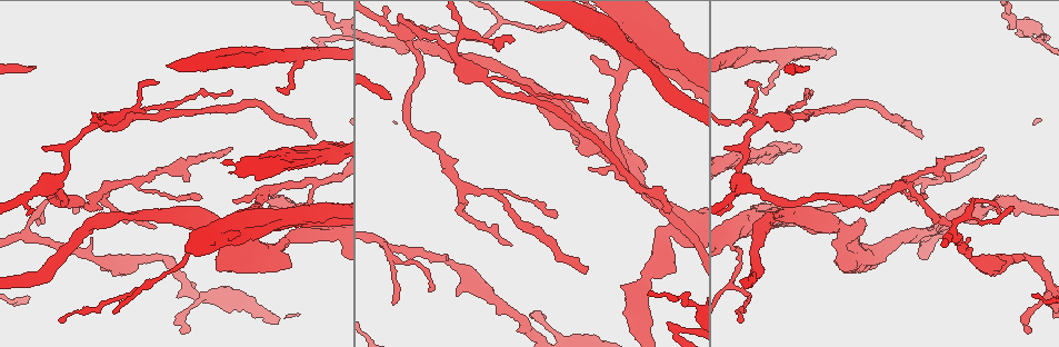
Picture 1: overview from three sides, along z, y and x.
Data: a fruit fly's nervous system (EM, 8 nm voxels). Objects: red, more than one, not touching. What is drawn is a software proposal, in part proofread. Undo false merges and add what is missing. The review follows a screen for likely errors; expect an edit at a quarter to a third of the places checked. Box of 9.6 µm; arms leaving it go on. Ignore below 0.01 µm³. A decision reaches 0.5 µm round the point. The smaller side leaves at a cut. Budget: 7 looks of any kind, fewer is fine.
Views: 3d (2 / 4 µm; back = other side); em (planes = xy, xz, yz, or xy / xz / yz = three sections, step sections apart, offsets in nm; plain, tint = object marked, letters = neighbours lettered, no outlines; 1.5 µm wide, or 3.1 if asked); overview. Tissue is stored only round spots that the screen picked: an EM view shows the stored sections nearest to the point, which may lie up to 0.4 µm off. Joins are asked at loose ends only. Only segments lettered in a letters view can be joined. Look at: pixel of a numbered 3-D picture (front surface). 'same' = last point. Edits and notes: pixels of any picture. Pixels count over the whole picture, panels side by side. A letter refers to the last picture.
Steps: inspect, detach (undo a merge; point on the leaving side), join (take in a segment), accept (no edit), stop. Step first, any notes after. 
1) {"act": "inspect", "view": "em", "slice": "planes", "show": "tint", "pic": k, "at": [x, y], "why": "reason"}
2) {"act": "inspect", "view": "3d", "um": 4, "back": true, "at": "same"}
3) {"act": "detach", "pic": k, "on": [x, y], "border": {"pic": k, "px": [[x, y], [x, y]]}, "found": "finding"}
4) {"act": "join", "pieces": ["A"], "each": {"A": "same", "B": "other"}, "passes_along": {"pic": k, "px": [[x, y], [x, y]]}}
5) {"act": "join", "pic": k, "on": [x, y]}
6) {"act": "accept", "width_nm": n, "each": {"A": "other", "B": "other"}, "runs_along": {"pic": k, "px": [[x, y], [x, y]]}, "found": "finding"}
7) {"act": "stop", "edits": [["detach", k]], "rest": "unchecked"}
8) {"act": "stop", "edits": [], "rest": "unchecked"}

{"act": "inspect", "view": "3d", "um": 2, "pic": 1, "at": [589, 167], "why": "an open end"}

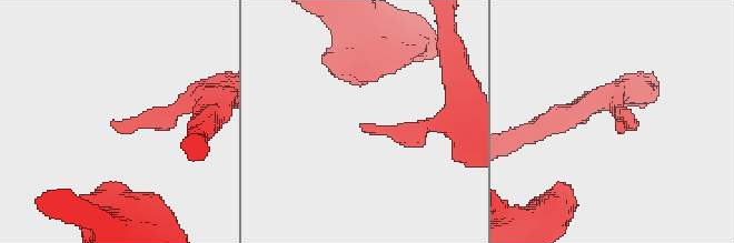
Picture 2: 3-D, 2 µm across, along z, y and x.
{"act": "inspect", "view": "em", "slice": "xz", "step": 8, "show": "letters", "pic": 2, "at": [362, 125]}

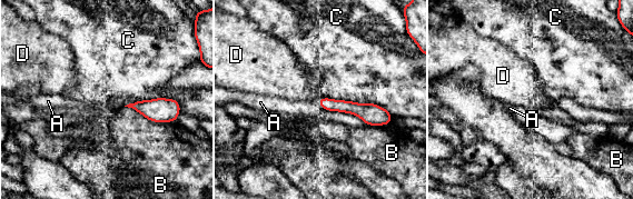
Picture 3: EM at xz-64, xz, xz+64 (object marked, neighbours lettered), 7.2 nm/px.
{"act": "inspect", "view": "em", "slice": "planes", "show": "letters", "at": "same", "why": "another direction"}

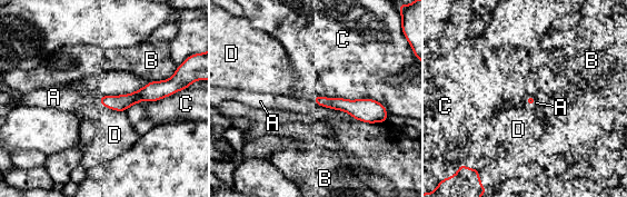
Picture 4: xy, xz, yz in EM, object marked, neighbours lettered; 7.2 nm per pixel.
{"act": "join", "pieces": ["A"], "each": {"A": "same", "B": "other", "C": "other", "D": "other"}, "found": "the cell continues"}

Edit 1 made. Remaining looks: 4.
{"act": "inspect", "view": "overview"}

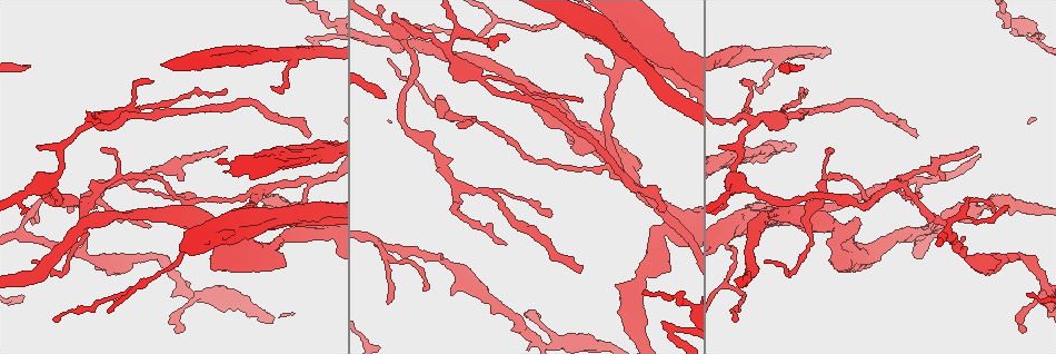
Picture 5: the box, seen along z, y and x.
{"act": "inspect", "view": "em", "slice": "yz", "step": 4, "show": "tint", "pic": 5, "at": [154, 81], "why": "thin end"}

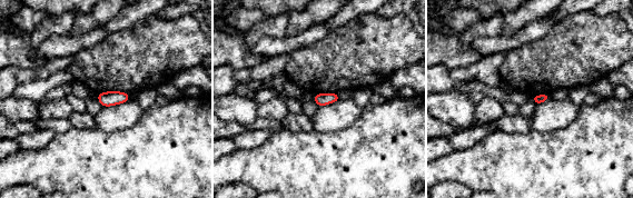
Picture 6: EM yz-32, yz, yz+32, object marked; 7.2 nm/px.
{"act": "inspect", "view": "em", "slice": "planes", "show": "letters", "at": "same"}

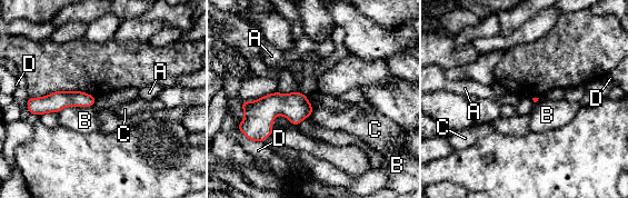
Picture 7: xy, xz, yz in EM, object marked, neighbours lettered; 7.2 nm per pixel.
{"act": "accept", "each": {"A": "other", "B": "other", "C": "other", "D": "other"}, "runs_along": {"pic": 7, "px": [[91, 99], [61, 99], [33, 106]]}, "found": "none of them fits"}

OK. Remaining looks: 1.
{"act": "stop", "edits": [["join", 4]], "rest": "unchecked"}

